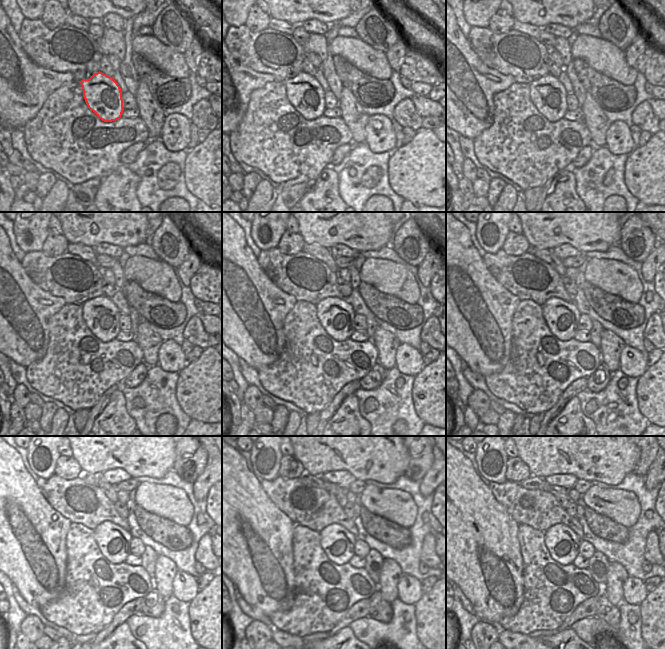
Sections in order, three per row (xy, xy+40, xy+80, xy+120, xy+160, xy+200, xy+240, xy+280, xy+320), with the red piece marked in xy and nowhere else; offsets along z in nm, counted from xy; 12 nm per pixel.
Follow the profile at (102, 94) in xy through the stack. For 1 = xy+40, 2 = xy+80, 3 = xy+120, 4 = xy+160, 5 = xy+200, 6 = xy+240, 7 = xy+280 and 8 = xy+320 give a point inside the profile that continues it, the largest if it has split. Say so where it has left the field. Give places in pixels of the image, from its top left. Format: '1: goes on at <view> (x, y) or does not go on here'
1: goes on at xy+40 (327, 117)
2: goes on at xy+80 (551, 117)
3: goes on at xy+120 (112, 315)
4: goes on at xy+160 (336, 315)
5: goes on at xy+200 (561, 317)
6: goes on at xy+240 (113, 541)
7: goes on at xy+280 (338, 543)
8: goes on at xy+320 (562, 543)

